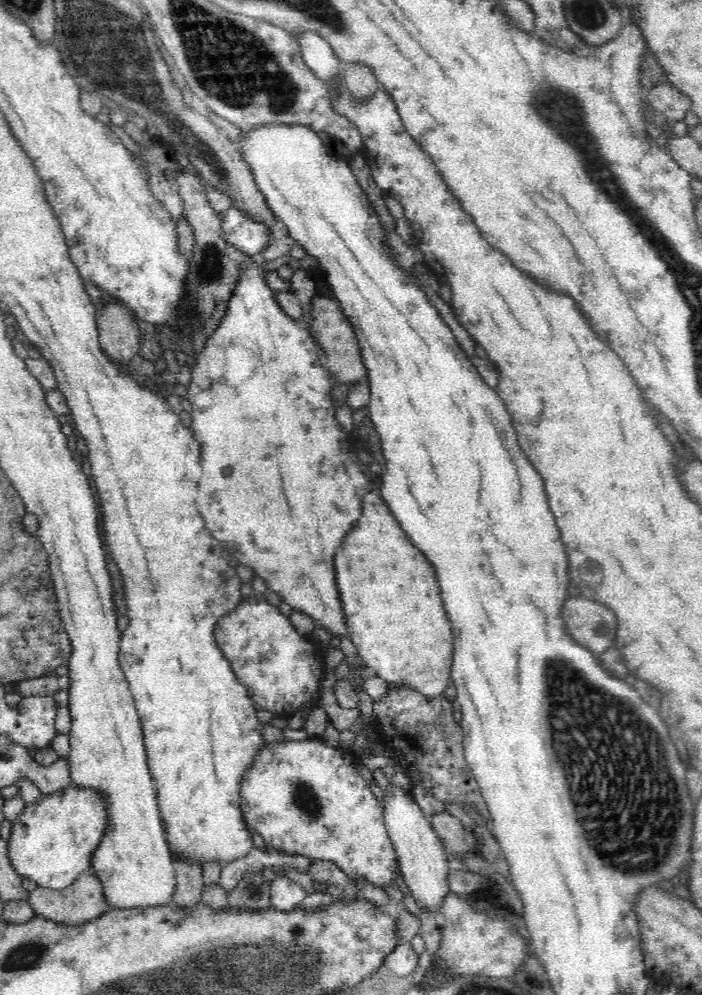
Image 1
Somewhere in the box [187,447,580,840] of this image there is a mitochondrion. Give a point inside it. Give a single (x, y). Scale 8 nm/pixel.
(306, 799)

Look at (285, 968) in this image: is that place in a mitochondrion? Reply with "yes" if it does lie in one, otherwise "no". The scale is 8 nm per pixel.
yes

